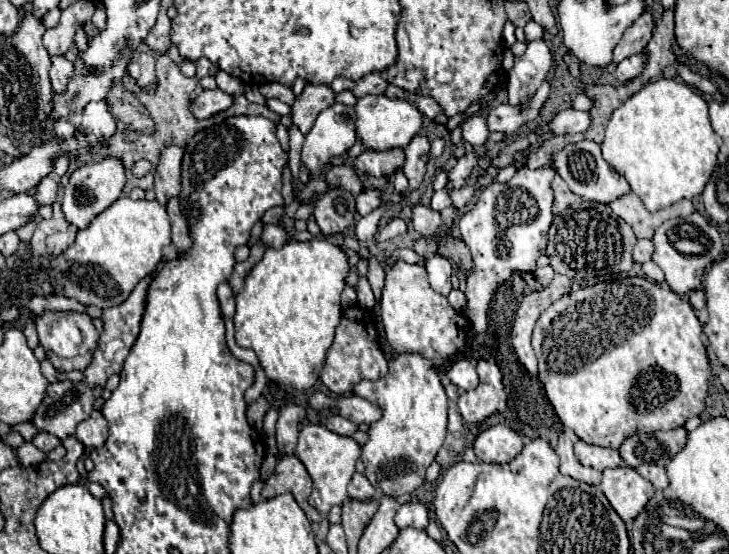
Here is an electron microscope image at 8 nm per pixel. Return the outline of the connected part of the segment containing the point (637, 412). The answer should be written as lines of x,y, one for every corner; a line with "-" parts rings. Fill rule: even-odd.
619,278
619,284
595,284
591,288
581,288
575,290
567,296
563,296
561,300
553,302
537,320
535,330
533,330
533,350
537,352
537,360
539,360
539,380
543,382
545,394
549,398
549,402
553,404
557,416
561,418
563,426
571,428
583,442
587,444
597,444
597,446
607,446
607,448
619,448
621,442
627,436
633,434
649,434
649,432
657,432
657,430
673,430
685,424
687,418
691,416
699,416
705,410
705,396
709,390
709,360
707,360
707,352
705,346
701,342
701,322
697,320
693,306
689,304
689,300
681,298
679,294
675,294
669,288
663,288
647,278
-
577,306
589,306
589,310
583,310
583,314
577,310

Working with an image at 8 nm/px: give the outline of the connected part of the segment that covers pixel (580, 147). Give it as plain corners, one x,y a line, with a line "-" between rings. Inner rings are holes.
581,140
577,144
565,146
561,152
557,152
553,156
553,162
555,162
555,168
557,168
559,176
567,182
571,192
577,194
577,196
583,196
587,200
609,204
611,200
615,200
615,198
619,198
619,196
629,192
627,180
615,168
611,168
605,162
605,158
601,154
601,146
591,142
591,140

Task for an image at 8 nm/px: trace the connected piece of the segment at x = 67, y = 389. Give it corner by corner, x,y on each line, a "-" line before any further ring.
55,382
47,386
41,406
35,410
31,424
41,432
65,438
75,432
75,426
83,422
93,410
91,388
81,382

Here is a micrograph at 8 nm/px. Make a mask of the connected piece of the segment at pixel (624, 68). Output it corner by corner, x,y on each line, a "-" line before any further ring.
635,54
635,56
629,56
629,58
625,58
623,62
617,64
617,68
615,68
615,78
617,78
621,84
625,84
625,82
629,82
631,78
635,78
637,74
641,74
641,70
643,70
643,56
641,56
641,54

